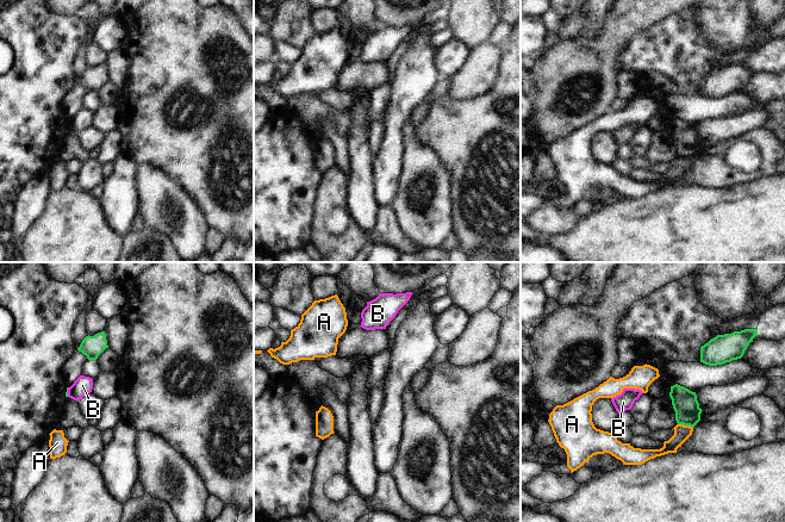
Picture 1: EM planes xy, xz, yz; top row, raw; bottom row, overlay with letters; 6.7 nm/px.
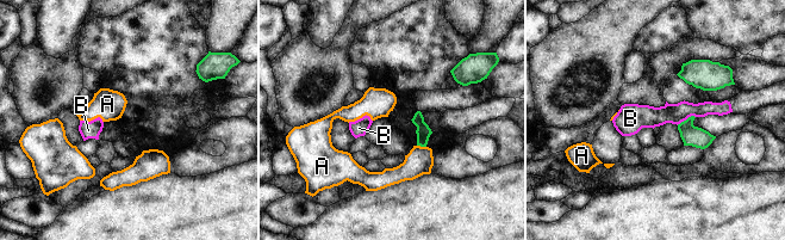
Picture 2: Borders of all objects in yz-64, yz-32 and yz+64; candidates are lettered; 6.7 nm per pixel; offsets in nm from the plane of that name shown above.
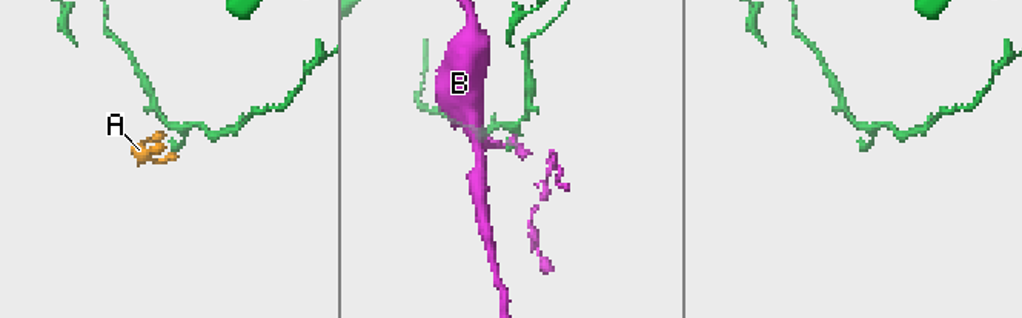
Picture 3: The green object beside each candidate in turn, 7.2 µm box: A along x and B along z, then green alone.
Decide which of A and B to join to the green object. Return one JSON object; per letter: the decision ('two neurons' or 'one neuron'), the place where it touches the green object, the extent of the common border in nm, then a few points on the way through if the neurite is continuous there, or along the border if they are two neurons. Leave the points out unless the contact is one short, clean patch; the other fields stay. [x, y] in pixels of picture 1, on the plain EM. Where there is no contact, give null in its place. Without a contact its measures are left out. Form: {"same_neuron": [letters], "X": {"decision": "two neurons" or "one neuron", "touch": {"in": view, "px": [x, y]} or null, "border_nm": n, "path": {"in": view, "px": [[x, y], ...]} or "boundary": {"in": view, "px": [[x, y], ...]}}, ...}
{"same_neuron": [], "A": {"decision": "two neurons", "touch": {"in": "yz", "px": [685, 157]}, "border_nm": 110, "boundary": {"in": "yz", "px": [[678, 156], [692, 160]]}}, "B": {"decision": "two neurons", "touch": {"in": "xy", "px": [67, 124]}, "border_nm": 60, "boundary": {"in": "xy", "px": [[68, 120], [67, 129]]}}}

